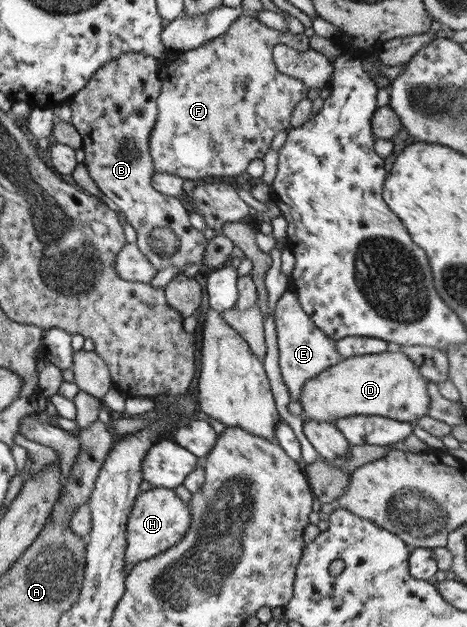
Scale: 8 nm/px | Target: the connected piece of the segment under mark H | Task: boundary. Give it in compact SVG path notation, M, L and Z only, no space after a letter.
M153 488L139 493L127 522L125 561L128 569L177 545L185 537L191 522L192 513L189 504L183 503L183 499L177 497L173 489Z

